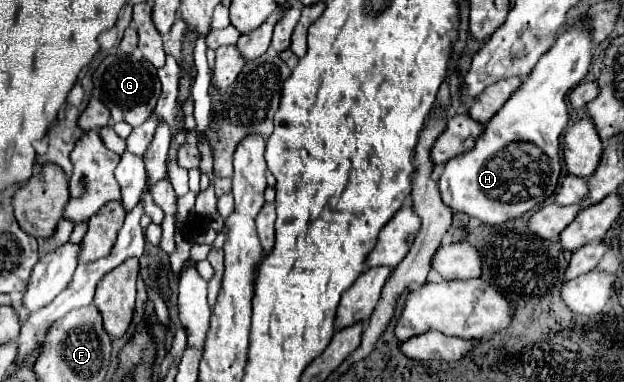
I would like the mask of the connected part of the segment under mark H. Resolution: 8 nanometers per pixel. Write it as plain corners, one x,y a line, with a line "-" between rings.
581,24
557,36
553,48
539,58
519,90
485,124
475,146
445,164
439,192
453,212
467,214
483,224
503,224
553,196
561,174
559,136
567,126
565,94
585,78
591,62
591,46
589,32

